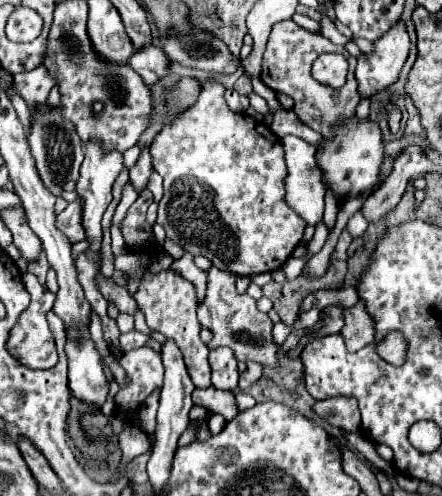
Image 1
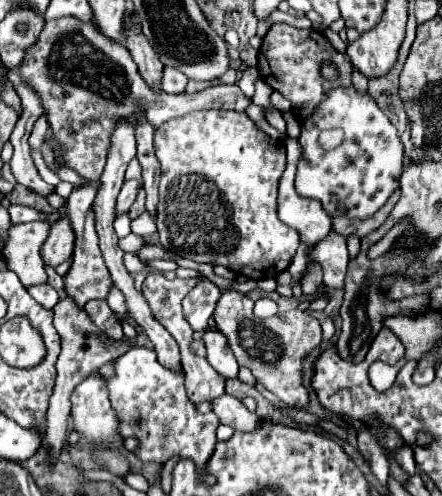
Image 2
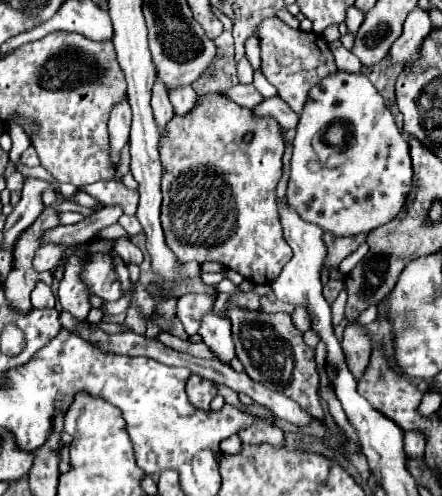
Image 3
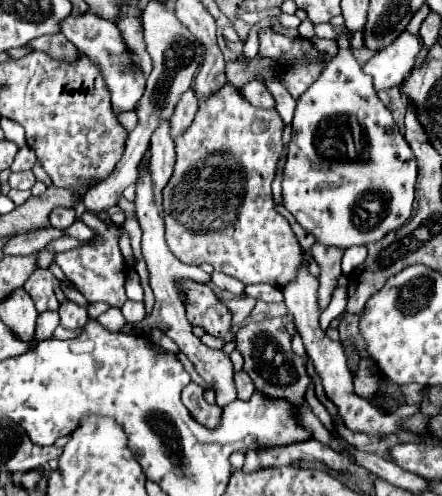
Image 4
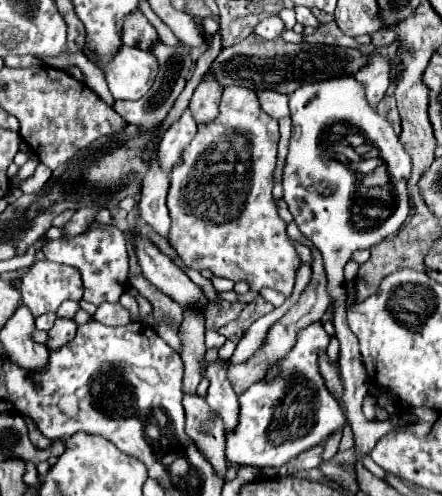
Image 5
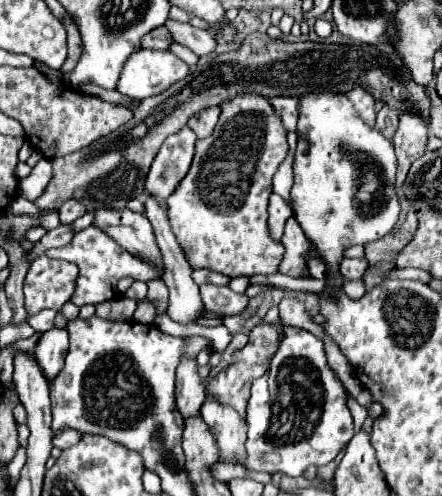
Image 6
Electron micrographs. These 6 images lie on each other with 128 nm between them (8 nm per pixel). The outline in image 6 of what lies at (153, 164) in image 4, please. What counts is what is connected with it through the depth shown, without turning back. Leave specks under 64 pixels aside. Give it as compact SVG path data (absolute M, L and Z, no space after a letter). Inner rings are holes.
M146 198L144 202L146 206L146 216L148 220L152 222L152 228L154 228L154 234L156 234L156 240L158 240L158 248L162 252L162 260L164 260L164 276L162 280L166 282L168 290L170 290L170 298L168 298L168 316L180 324L190 324L198 318L198 312L202 308L202 300L200 300L200 292L198 292L198 286L194 284L192 280L192 268L190 264L186 262L186 258L182 256L182 250L180 250L180 244L176 240L176 236L172 234L170 230L170 224L168 224L168 216L164 214L164 210L158 206L158 200L156 198ZM184 360L176 374L176 408L184 420L188 416L198 416L200 408L206 400L204 384L200 384L200 376L196 372L196 362Z

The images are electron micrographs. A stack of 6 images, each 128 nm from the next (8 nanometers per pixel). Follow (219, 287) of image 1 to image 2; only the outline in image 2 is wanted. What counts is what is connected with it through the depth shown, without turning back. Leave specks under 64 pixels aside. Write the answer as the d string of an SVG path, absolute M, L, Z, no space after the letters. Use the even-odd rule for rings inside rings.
M224 292L214 310L216 328L228 338L240 366L252 370L256 382L274 392L286 406L308 410L310 396L302 386L302 362L322 340L320 322L302 310L288 310L284 316L260 320L252 312L254 302L240 292Z

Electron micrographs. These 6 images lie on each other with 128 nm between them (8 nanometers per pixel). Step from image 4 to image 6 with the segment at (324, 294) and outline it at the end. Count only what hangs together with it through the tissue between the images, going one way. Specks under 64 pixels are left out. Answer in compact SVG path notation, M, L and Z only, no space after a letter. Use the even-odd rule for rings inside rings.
M258 324L256 328L252 328L250 332L250 340L244 348L236 350L232 354L232 362L220 370L206 386L206 394L210 398L216 398L220 400L220 404L228 404L230 408L236 408L240 412L242 418L246 418L246 404L250 400L250 386L256 378L260 378L266 370L268 370L268 364L270 364L270 358L276 350L276 342L278 342L278 334L280 334L280 328L282 324L274 324L274 326L268 326L268 324Z

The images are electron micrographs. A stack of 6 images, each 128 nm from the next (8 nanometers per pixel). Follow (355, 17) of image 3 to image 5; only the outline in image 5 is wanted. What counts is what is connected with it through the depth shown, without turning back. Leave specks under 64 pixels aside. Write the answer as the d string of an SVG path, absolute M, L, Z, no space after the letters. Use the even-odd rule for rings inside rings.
M334 78L300 86L290 96L290 114L292 146L284 166L284 202L288 204L300 232L320 250L324 260L324 272L328 278L326 292L332 298L332 322L336 328L336 338L340 340L340 372L344 382L342 402L354 432L356 462L362 462L362 454L370 454L380 436L396 426L402 426L404 416L394 416L388 422L370 422L362 414L362 402L368 394L368 374L362 364L358 340L346 322L344 266L354 250L382 242L386 236L396 234L404 224L408 216L406 182L410 178L412 162L388 120L368 106L364 88L354 78ZM344 122L355 126L356 130L346 130L346 126L342 126ZM374 158L380 164L380 170L384 168L382 182L378 184L368 182L368 176L356 172L354 168L370 160L374 162Z

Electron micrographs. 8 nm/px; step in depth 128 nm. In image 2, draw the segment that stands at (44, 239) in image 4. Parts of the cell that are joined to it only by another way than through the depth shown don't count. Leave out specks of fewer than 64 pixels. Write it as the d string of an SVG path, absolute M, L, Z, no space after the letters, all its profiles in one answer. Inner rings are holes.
M126 180L124 182L124 186L122 186L122 190L120 190L118 198L116 198L116 216L126 214L130 210L130 206L132 206L132 202L136 198L138 188L140 188L138 180Z

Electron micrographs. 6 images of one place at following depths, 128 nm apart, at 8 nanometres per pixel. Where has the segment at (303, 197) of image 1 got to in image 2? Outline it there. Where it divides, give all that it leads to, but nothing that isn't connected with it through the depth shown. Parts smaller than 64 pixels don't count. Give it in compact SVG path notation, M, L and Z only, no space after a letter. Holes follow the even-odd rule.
M288 138L284 144L288 152L288 166L284 176L280 178L278 218L292 230L298 230L300 242L304 246L316 246L320 240L324 240L330 234L332 220L324 212L324 208L316 204L316 200L302 198L296 194L294 174L296 174L296 162L302 150L296 138Z

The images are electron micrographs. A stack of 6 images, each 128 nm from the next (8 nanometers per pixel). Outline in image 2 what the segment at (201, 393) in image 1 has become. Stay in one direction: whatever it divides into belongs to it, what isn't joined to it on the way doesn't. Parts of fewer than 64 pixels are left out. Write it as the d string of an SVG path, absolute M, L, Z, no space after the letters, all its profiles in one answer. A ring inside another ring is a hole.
M224 394L224 396L216 398L212 404L214 404L214 414L220 418L220 422L234 428L234 430L254 432L260 426L258 414L248 412L246 406L230 394Z

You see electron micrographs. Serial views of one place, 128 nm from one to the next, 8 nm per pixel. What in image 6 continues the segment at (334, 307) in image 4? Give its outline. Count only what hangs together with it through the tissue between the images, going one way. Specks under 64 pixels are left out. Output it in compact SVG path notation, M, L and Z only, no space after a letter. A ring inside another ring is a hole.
M284 326L280 332L278 350L272 356L268 372L252 386L252 400L246 408L248 440L244 465L256 472L282 472L284 476L302 476L310 466L326 466L346 448L348 440L354 436L352 416L346 400L348 394L342 380L336 376L336 372L332 372L332 368L328 368L324 342L304 328L300 330L296 326Z

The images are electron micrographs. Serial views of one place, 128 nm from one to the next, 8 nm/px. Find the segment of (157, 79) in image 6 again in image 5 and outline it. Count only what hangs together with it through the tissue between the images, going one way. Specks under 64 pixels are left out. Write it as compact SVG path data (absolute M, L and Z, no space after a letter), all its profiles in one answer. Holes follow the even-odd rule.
M122 46L114 60L104 66L104 72L116 100L138 100L148 92L152 80L156 80L158 64L150 52Z

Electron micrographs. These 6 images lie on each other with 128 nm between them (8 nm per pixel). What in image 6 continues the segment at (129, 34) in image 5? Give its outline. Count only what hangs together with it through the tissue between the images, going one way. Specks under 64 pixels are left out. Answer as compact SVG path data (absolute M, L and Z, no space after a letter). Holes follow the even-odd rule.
M166 26L152 30L148 36L144 36L142 40L142 48L150 48L150 50L170 50L172 46L172 34L168 32Z

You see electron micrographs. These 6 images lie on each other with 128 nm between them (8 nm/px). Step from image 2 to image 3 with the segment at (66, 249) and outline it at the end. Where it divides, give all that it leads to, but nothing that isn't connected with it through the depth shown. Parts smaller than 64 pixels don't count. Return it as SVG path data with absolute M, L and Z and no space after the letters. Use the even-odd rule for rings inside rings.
M46 244L46 246L38 248L34 254L34 260L32 260L36 272L54 270L60 264L60 260L64 258L64 250L66 250L64 246L56 246L56 244Z

